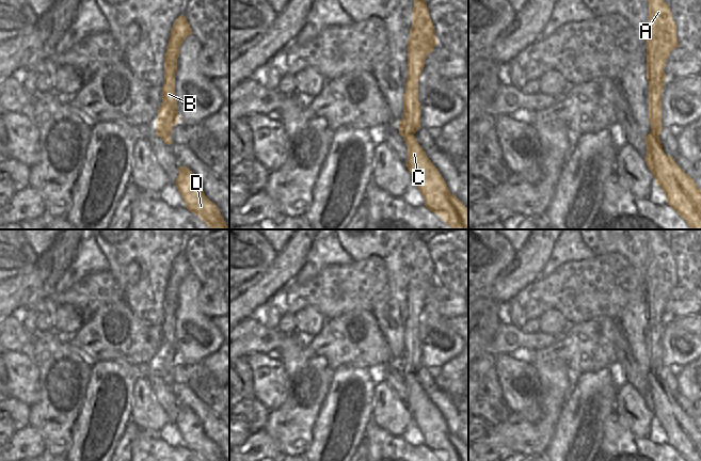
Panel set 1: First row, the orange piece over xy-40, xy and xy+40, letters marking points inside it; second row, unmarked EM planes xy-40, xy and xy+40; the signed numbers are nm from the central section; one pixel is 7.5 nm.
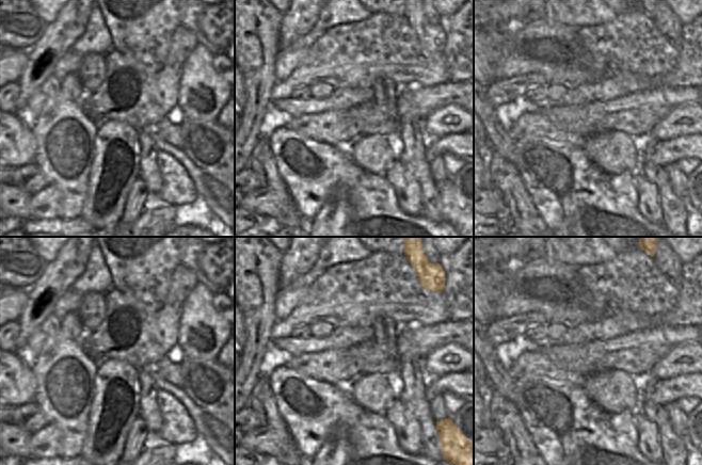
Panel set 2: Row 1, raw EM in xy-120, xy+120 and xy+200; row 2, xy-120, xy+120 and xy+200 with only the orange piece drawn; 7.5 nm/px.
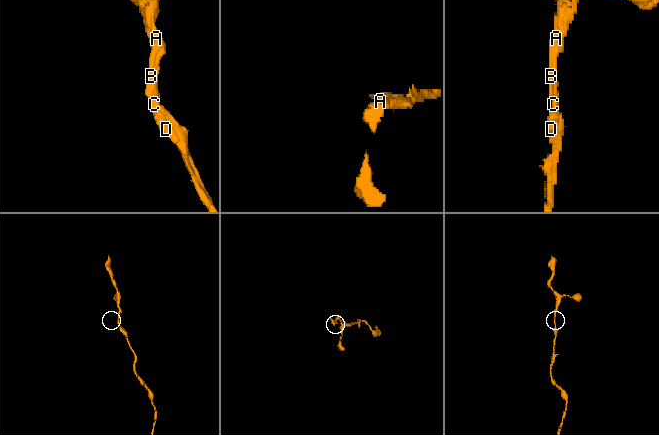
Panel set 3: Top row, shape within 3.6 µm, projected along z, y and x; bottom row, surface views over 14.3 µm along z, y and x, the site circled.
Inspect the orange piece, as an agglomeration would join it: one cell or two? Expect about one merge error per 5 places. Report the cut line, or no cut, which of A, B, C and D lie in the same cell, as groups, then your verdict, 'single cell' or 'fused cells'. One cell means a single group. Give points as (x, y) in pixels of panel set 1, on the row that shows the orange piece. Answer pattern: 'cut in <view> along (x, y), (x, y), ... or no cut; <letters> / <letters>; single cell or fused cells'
no cut; A B C D; single cell

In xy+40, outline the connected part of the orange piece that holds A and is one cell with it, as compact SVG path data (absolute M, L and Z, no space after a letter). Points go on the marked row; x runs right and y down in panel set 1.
M664 0L649 1L649 27L647 29L647 80L649 82L649 123L651 132L644 139L647 155L644 161L655 178L657 186L665 192L668 205L687 223L690 229L701 229L701 190L695 180L664 153L659 136L662 129L662 91L666 80L664 71L670 52L679 47L676 25L669 5Z

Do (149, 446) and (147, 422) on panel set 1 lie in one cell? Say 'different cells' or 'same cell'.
different cells

